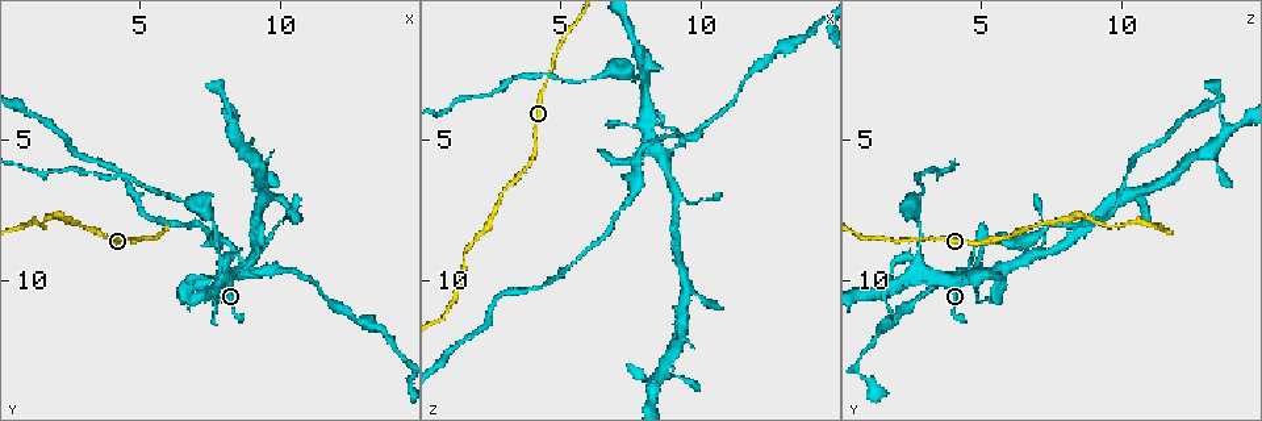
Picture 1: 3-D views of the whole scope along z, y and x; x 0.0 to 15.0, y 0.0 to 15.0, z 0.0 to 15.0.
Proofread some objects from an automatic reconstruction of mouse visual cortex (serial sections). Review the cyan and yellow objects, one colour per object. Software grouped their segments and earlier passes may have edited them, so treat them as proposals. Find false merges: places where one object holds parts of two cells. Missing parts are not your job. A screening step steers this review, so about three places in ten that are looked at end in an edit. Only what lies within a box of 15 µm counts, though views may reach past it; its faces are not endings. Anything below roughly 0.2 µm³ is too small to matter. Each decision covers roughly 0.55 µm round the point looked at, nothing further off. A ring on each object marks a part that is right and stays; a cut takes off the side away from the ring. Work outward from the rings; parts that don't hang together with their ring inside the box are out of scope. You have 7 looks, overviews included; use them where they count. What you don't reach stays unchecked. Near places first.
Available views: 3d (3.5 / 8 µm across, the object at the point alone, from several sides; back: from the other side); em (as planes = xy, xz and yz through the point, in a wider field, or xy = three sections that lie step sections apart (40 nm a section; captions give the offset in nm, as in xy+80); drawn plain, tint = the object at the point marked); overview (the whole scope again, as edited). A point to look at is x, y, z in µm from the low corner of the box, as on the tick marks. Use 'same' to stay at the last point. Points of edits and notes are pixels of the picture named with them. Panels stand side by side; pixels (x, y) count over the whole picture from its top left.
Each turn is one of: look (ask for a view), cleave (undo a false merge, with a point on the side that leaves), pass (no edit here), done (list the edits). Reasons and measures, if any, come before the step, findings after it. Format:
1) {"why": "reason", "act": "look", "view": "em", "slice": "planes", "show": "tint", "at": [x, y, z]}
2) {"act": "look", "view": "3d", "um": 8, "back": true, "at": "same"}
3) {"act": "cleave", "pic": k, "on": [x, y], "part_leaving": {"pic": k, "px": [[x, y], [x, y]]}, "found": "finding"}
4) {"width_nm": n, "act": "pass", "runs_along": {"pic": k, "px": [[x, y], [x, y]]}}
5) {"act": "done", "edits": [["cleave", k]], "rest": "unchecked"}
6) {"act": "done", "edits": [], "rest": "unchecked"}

{"why": "a narrow waist", "act": "look", "view": "3d", "um": 3.5, "at": [9.3, 9.8, 5.1]}

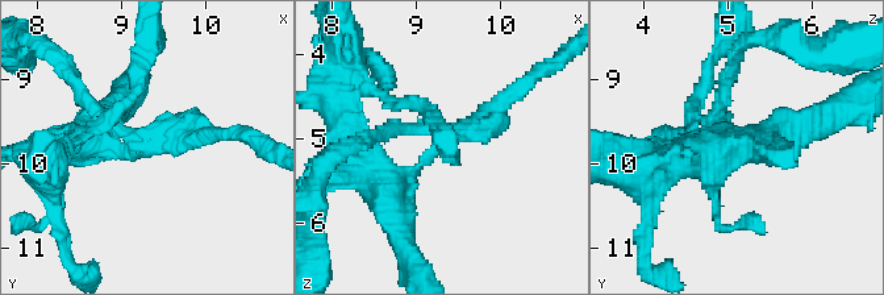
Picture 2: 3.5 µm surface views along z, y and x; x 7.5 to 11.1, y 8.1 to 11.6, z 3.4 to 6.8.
{"why": "now the EM", "act": "look", "view": "em", "slice": "xy", "step": 2, "show": "tint", "at": "same"}

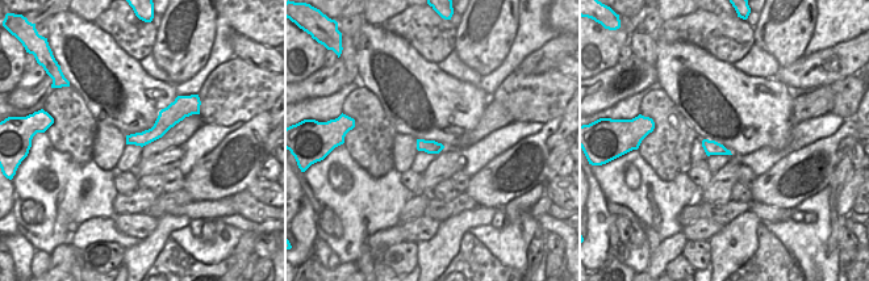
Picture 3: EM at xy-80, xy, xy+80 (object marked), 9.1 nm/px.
{"arm_widths_nm": [200, 250, 400], "act": "cleave", "pic": 2, "on": [134, 144], "found": "two cells meet here"}

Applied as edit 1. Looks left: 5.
{"why": "redraw", "act": "look", "view": "overview"}

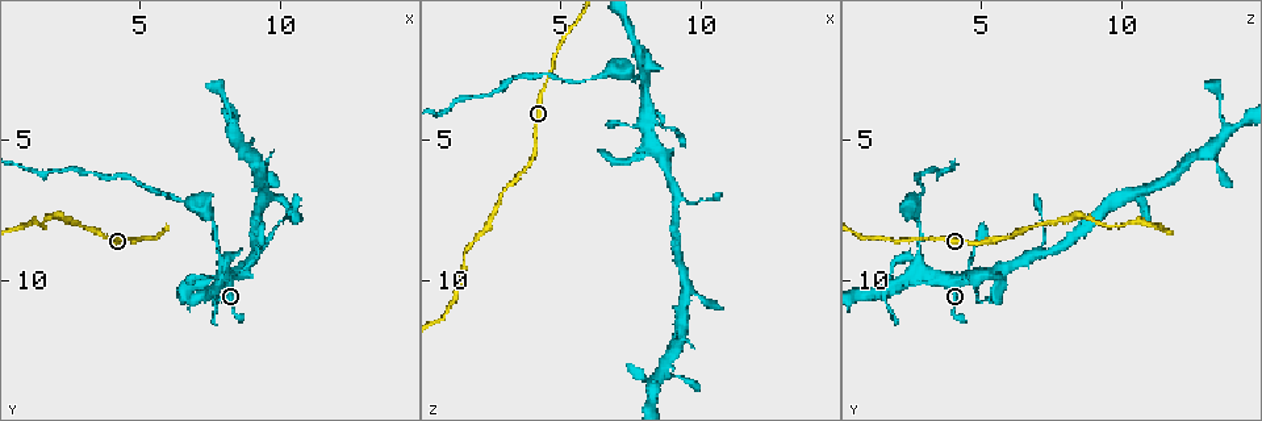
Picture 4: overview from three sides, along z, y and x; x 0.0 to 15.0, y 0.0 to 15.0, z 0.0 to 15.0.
{"why": "abrupt turn", "act": "look", "view": "3d", "um": 8, "at": [8.0, 9.6, 2.9]}

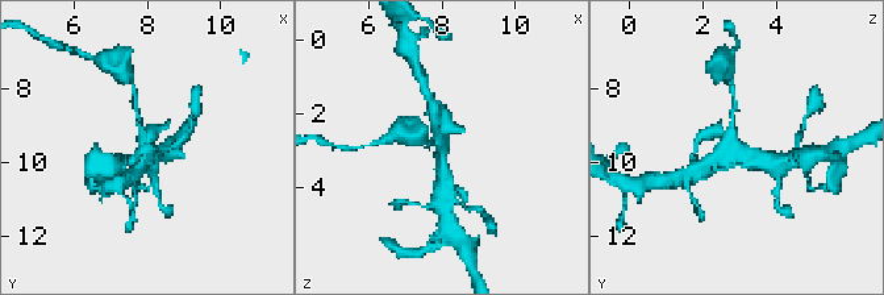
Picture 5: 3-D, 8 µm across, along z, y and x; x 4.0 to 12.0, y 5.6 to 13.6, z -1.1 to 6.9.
{"act": "look", "view": "em", "slice": "xy", "step": 5, "show": "tint", "at": [8.0, 9.6, 2.9]}

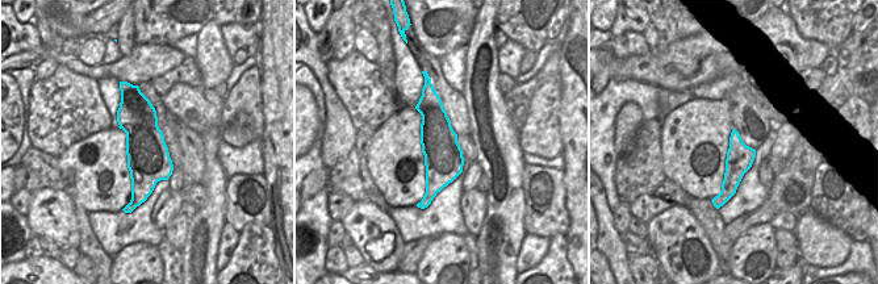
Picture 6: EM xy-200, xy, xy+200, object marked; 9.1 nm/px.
{"act": "pass", "runs_along": {"pic": 6, "px": [[429, 90], [435, 183], [426, 199]]}, "found": "one cell here"}

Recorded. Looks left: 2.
{"why": "sudden change in width", "act": "look", "view": "3d", "um": 3.5, "at": [7.7, 7.8, 2.7]}

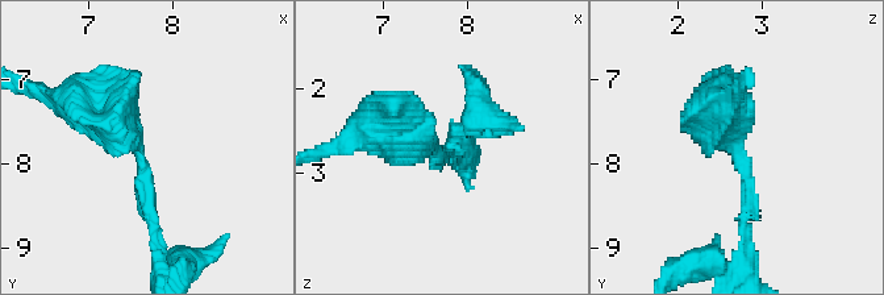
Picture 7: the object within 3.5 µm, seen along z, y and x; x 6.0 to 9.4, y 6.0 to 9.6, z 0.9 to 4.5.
{"arm_widths_nm": [150, 500], "act": "look", "view": "em", "slice": "xy", "step": 5, "show": "tint", "at": [7.60, 7.80, 2.65]}

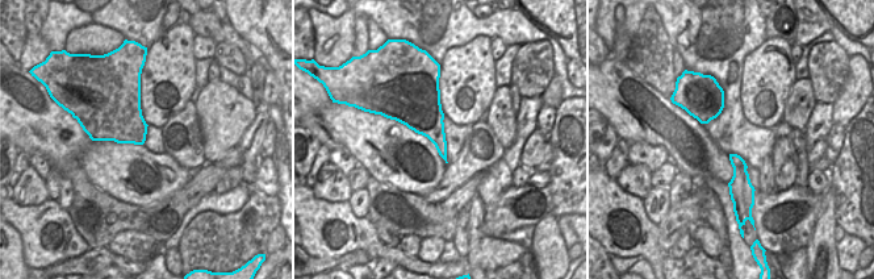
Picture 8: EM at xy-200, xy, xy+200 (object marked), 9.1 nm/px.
{"act": "cleave", "pic": 7, "on": [704, 134], "part_leaving": {"pic": 7, "px": [[737, 142], [722, 99], [739, 86]]}, "found": "two cells meet here"}

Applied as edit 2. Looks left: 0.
{"act": "done", "edits": [["cleave", 2], ["cleave", 7]], "rest": "unchecked"}

